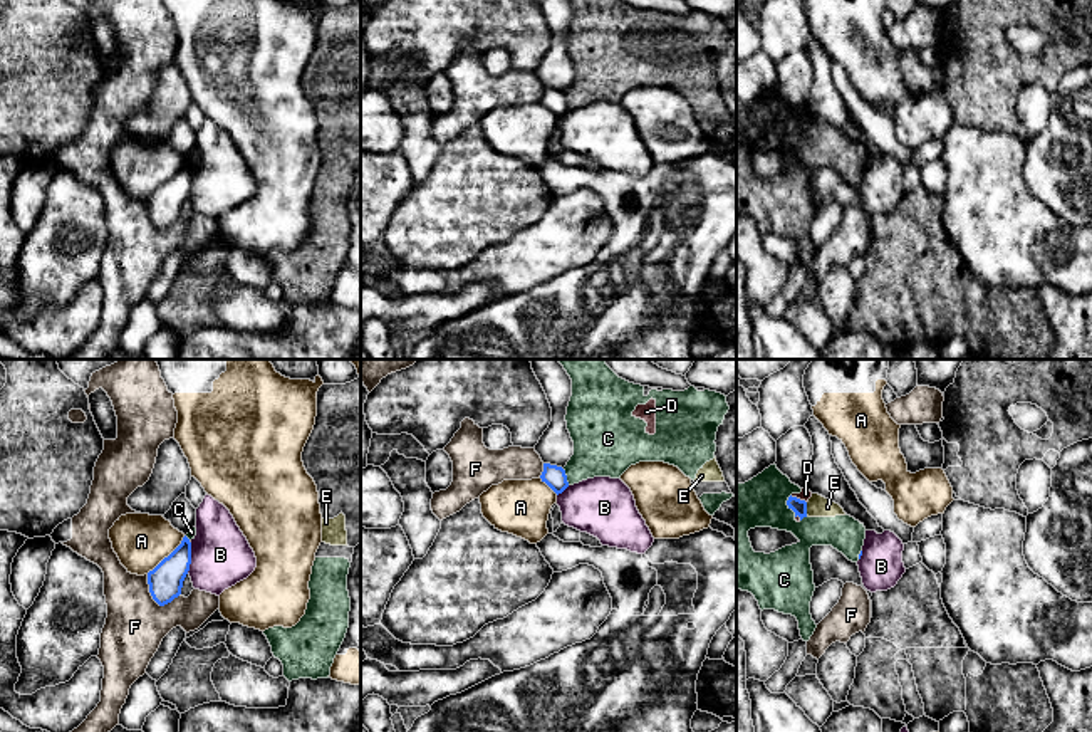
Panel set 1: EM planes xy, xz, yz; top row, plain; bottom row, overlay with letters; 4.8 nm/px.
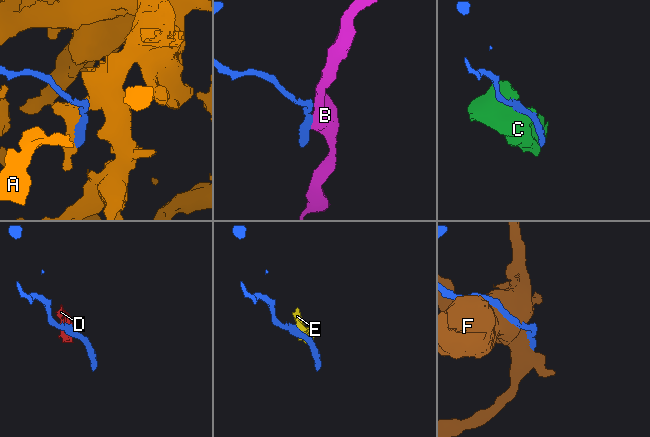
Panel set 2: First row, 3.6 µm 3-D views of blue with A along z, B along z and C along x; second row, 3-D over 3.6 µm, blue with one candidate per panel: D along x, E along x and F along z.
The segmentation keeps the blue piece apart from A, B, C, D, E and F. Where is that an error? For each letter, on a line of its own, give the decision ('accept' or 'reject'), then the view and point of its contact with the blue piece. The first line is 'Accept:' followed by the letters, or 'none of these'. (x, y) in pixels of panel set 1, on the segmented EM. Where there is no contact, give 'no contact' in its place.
Accept: none of these
A: reject | xy (168, 556)
B: reject | xy (190, 558)
C: reject | yz (787, 504)
D: reject | yz (799, 499)
E: reject | yz (806, 509)
F: reject | xy (155, 600)

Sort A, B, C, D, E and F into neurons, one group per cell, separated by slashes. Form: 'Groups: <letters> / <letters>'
Groups: A / B / C D E / F

